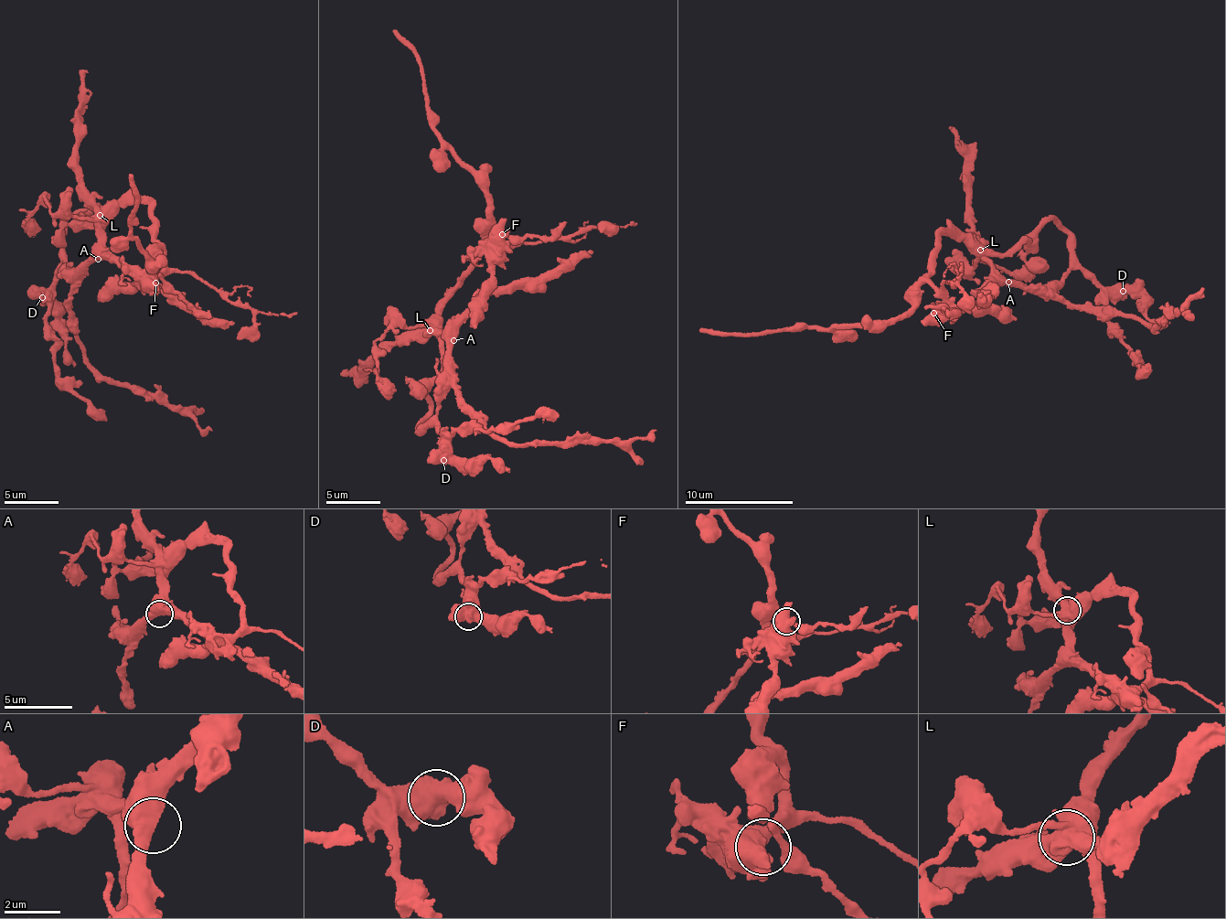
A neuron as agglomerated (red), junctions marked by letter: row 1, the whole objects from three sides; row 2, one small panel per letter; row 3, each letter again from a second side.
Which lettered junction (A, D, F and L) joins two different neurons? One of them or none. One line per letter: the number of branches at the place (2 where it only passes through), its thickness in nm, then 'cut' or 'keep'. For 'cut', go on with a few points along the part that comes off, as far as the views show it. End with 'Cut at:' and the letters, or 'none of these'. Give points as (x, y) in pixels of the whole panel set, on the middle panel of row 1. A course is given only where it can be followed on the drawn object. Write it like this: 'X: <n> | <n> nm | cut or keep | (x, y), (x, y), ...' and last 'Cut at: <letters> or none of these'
A: 2 | 600 nm | keep
D: 3 | 600 nm | keep
F: 3 | 600 nm | keep
L: 5 | 600 nm | cut | (429, 329), (447, 342), (461, 410), (512, 443), (618, 443), (655, 429)
Cut at: L

